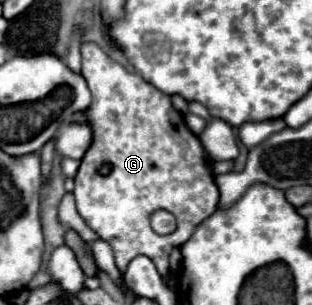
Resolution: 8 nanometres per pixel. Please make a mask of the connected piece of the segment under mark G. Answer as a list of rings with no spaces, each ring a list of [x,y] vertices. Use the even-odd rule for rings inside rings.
[[[83,43],[81,57],[83,57],[81,75],[85,77],[87,87],[93,95],[93,103],[85,111],[87,121],[93,129],[93,143],[87,149],[79,173],[75,177],[73,195],[77,201],[77,209],[81,217],[87,221],[87,225],[111,245],[115,255],[115,265],[121,271],[121,275],[125,275],[129,261],[133,261],[137,255],[149,257],[155,263],[159,275],[167,275],[171,249],[183,245],[187,237],[193,235],[195,227],[217,209],[219,191],[213,181],[213,173],[209,171],[209,161],[203,153],[197,135],[189,131],[183,115],[173,109],[171,97],[167,93],[153,87],[141,75],[129,73],[95,43]],[[105,165],[111,165],[107,175],[101,173],[101,167]],[[159,209],[165,209],[177,217],[177,229],[169,235],[159,235],[151,227],[151,215]]]

